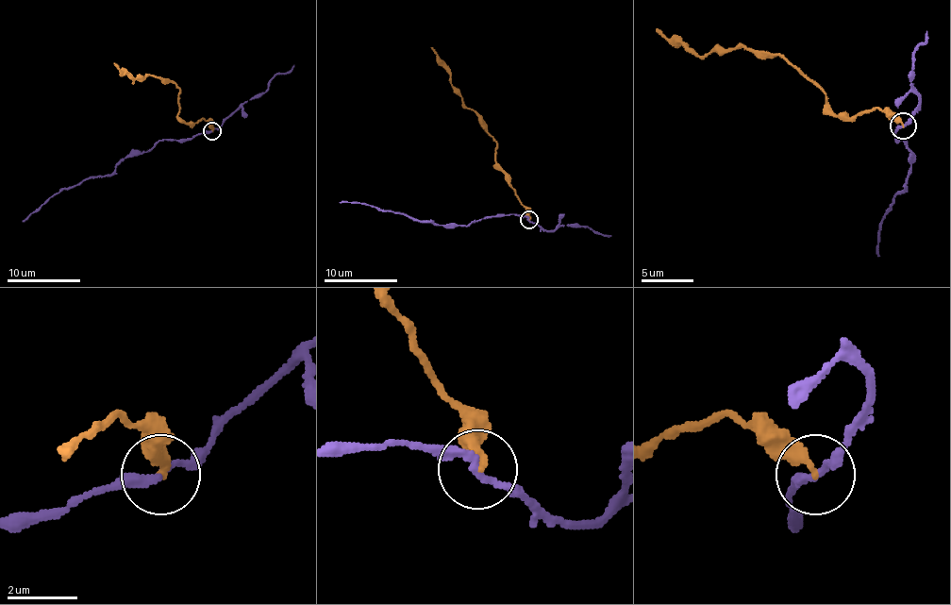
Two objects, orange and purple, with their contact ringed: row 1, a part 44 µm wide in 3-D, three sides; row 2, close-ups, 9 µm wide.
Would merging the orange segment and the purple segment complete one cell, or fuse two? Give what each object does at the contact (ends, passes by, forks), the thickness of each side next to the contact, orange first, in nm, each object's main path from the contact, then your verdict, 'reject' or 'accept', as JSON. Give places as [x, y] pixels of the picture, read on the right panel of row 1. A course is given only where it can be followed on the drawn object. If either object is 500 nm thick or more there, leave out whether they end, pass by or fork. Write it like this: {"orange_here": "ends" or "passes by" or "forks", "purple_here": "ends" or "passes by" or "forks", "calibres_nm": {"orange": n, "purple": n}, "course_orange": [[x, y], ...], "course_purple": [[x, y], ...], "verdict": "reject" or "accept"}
{"orange_here": "ends", "purple_here": "passes by", "calibres_nm": {"orange": 280, "purple": 200}, "course_orange": [[904, 126], [877, 108], [838, 116], [827, 97], [783, 58], [757, 56], [746, 47], [693, 56], [657, 29]], "course_purple": [[904, 126], [895, 131], [895, 137], [904, 140], [911, 155], [904, 190], [898, 192], [880, 224], [880, 255]], "verdict": "reject"}

